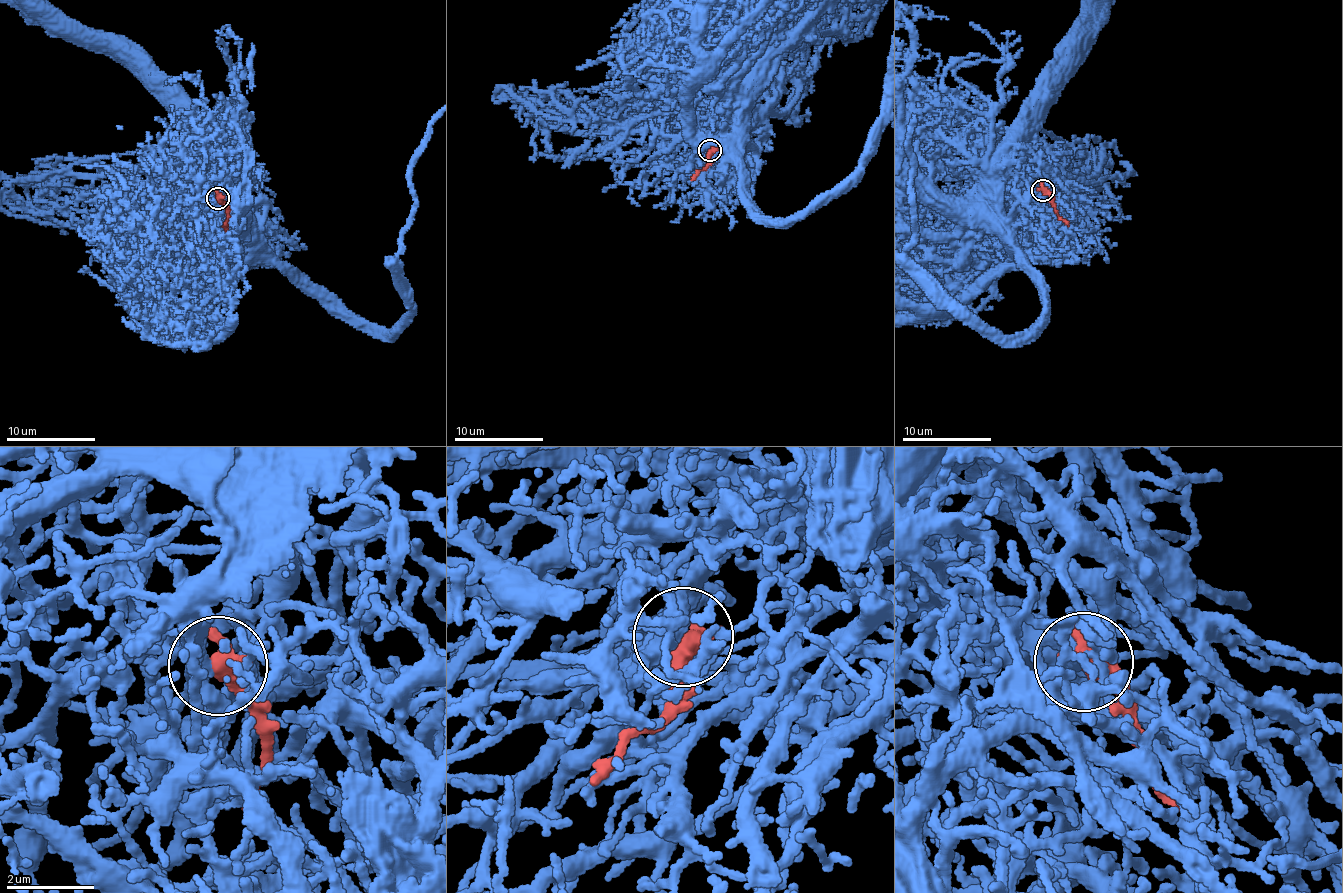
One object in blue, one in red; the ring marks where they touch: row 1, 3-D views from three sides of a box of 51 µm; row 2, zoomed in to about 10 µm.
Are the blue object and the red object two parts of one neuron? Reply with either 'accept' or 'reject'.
accept

